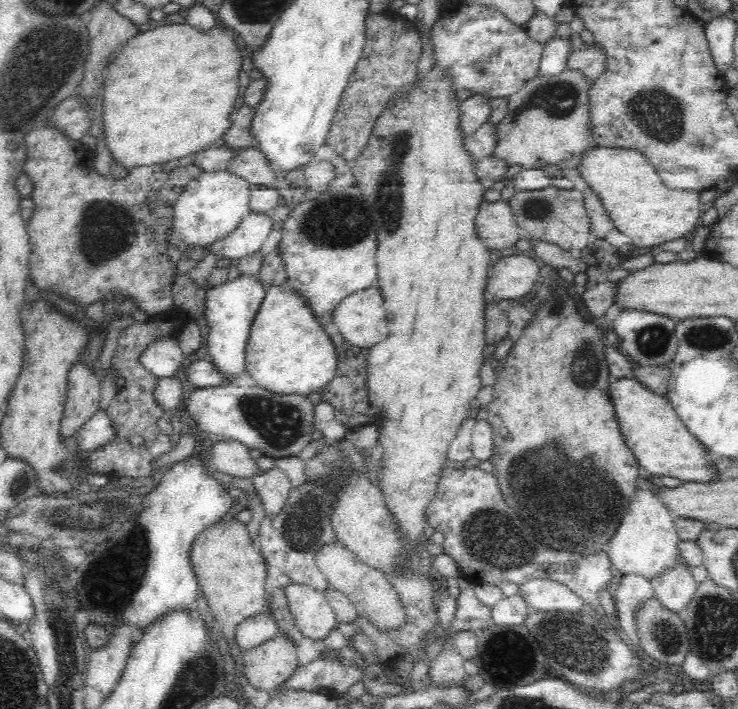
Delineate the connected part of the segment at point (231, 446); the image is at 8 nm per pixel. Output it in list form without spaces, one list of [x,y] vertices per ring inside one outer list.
[[[214,439],[210,445],[210,465],[238,478],[252,478],[261,470],[256,467],[256,461],[250,457],[248,450],[237,441]]]

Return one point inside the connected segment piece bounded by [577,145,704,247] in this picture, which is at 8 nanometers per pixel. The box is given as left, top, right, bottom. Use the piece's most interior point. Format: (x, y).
(632, 194)

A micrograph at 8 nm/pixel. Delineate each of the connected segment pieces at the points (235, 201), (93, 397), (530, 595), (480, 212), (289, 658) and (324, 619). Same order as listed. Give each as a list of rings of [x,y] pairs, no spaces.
[[[226,169],[218,173],[201,173],[186,186],[172,207],[175,234],[193,247],[205,247],[228,236],[249,214],[249,188],[249,182],[226,172]]]
[[[78,361],[68,372],[67,402],[61,420],[63,439],[76,435],[99,409],[101,380],[88,364]]]
[[[530,579],[519,586],[519,595],[533,610],[545,613],[577,612],[578,608],[593,614],[594,610],[567,586],[550,579]]]
[[[501,198],[493,202],[482,201],[478,205],[473,225],[479,241],[495,255],[511,251],[512,245],[523,236],[510,205]]]
[[[285,635],[273,637],[265,644],[242,653],[242,674],[256,690],[272,692],[282,682],[286,682],[299,665],[299,650]]]
[[[293,582],[283,586],[295,625],[307,640],[321,641],[336,628],[333,608],[320,590]]]

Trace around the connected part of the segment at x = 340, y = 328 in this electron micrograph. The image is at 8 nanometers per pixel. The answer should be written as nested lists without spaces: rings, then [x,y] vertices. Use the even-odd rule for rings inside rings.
[[[378,286],[365,288],[349,294],[340,301],[340,304],[331,313],[333,321],[331,329],[338,340],[349,342],[352,347],[368,348],[376,342],[382,342],[389,327],[383,305],[383,296]]]

